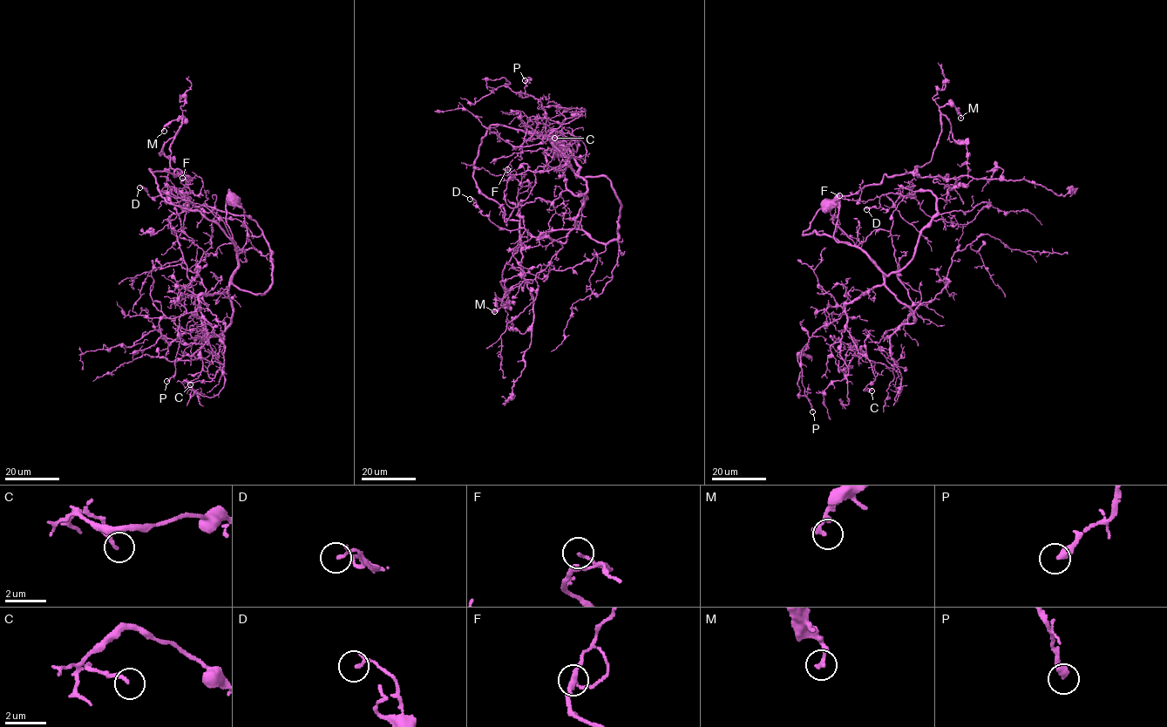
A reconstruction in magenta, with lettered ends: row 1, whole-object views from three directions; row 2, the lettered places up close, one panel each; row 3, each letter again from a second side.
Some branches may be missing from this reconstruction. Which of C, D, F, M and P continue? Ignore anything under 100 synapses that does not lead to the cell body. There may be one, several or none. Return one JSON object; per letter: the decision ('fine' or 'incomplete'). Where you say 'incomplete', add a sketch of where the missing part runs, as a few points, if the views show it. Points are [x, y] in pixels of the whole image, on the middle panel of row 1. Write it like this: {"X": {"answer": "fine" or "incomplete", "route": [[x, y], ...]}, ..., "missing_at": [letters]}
{"C": {"answer": "fine"}, "D": {"answer": "fine"}, "F": {"answer": "fine"}, "M": {"answer": "fine"}, "P": {"answer": "fine"}, "missing_at": []}

